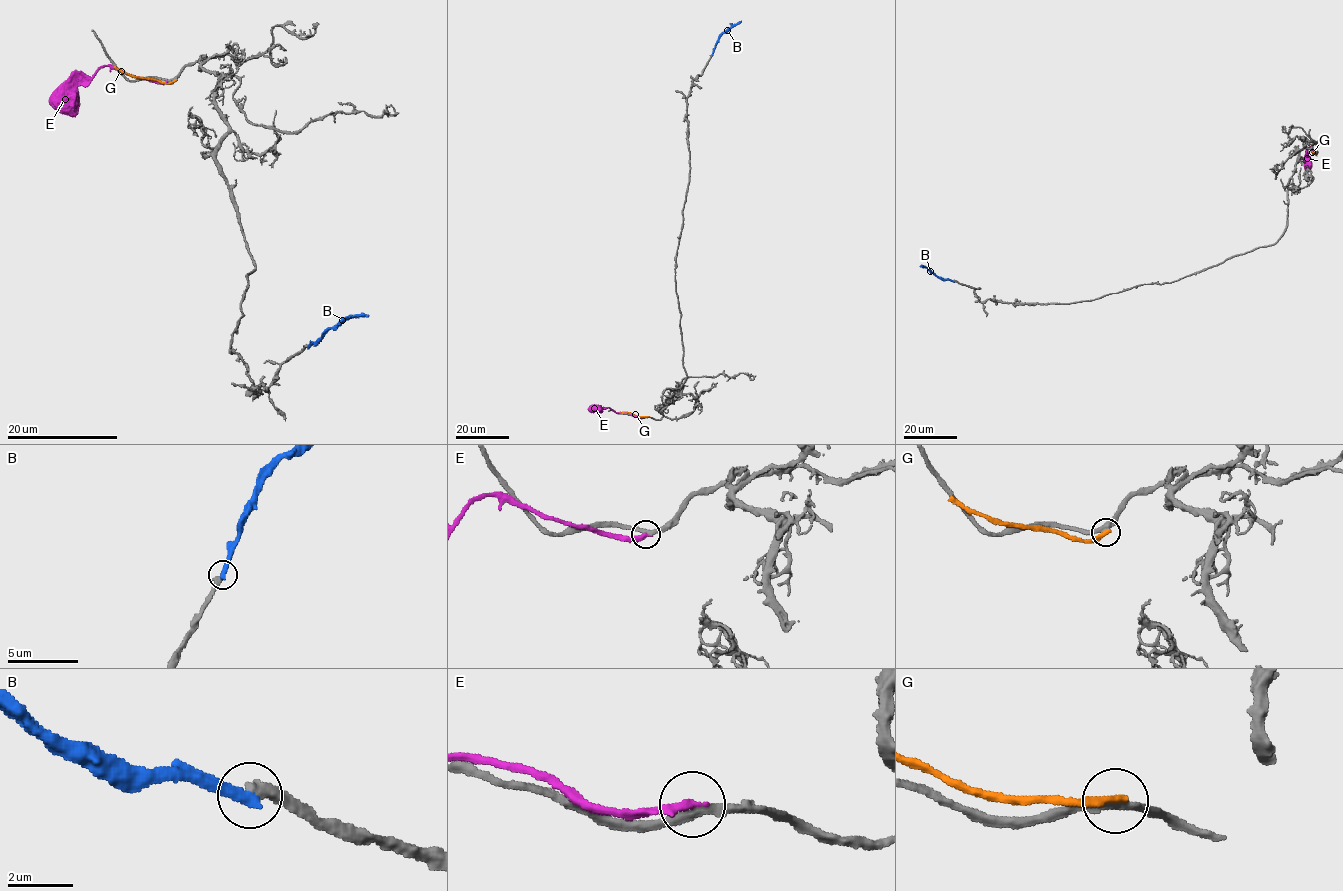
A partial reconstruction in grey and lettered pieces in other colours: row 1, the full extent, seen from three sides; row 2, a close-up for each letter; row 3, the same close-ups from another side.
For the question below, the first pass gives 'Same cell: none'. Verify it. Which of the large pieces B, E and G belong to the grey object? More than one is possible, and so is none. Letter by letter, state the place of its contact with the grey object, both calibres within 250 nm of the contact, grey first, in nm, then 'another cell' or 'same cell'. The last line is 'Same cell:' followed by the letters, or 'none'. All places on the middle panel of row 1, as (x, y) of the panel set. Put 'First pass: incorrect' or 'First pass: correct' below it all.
B: contact (712, 54); calibres 440 and 400 nm; another cell
E: contact (644, 417); calibres 280 and 320 nm; another cell
G: contact (648, 417); calibres 320 and 320 nm; another cell
Same cell: none
First pass: correct

